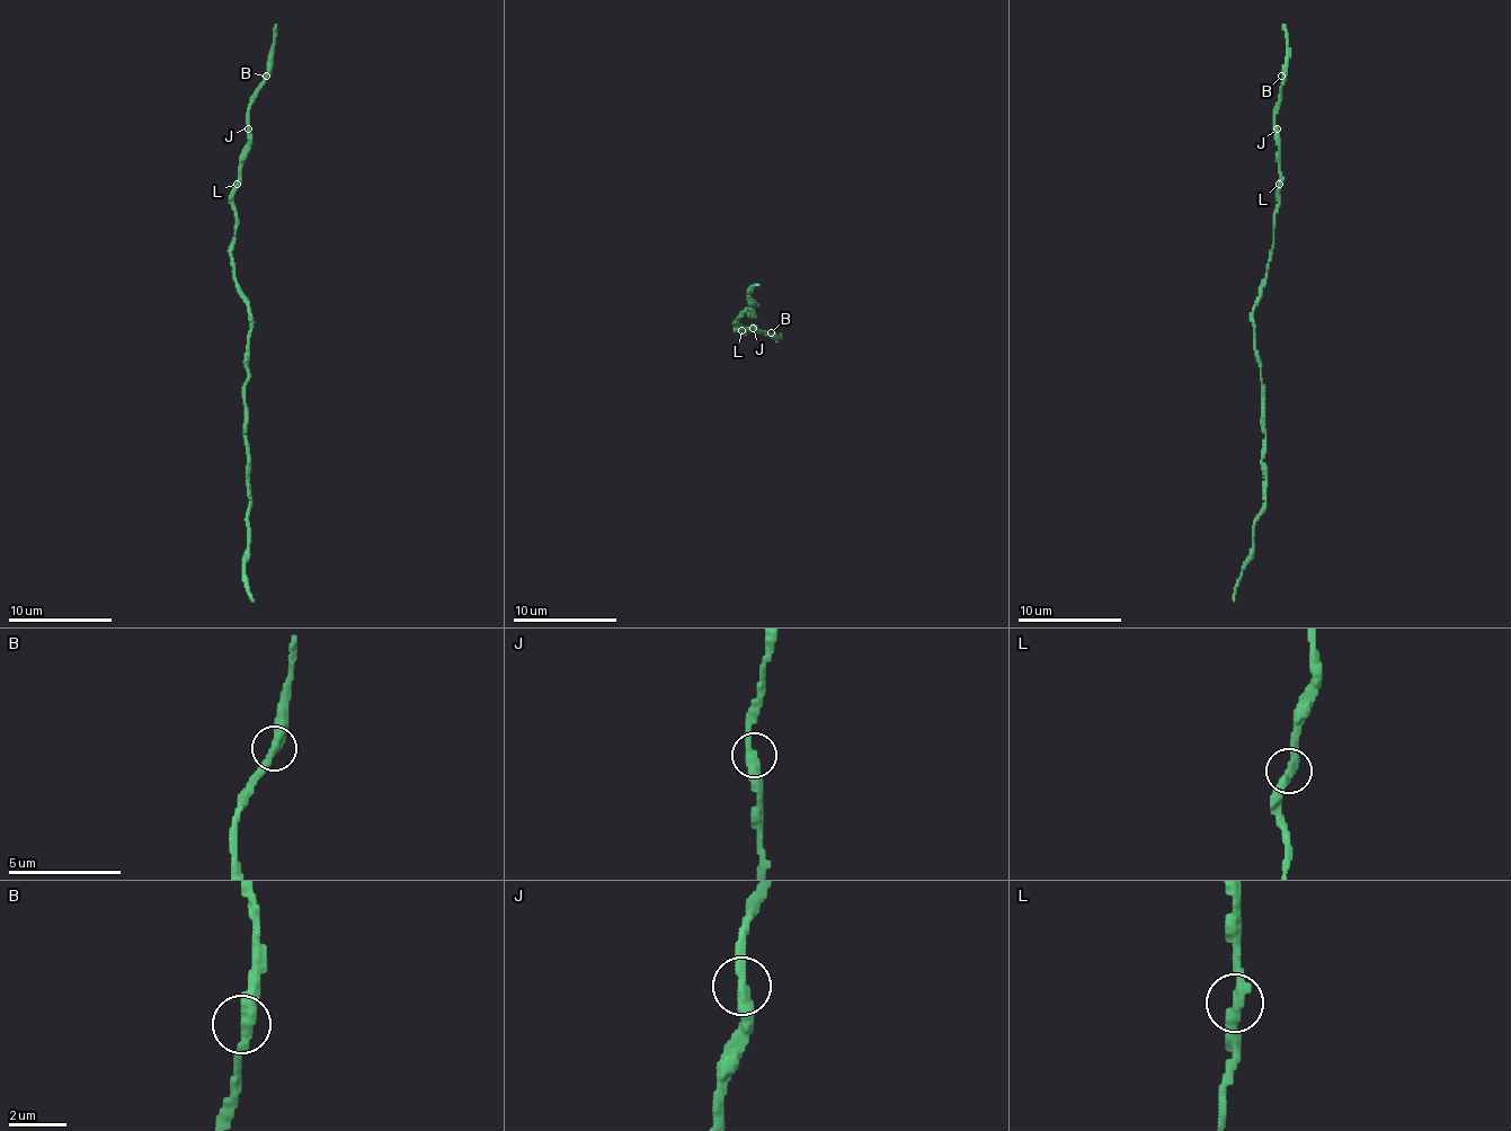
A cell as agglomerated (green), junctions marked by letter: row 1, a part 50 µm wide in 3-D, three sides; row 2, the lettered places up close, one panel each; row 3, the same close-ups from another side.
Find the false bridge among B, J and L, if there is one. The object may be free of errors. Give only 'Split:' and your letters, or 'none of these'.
Split: none of these

